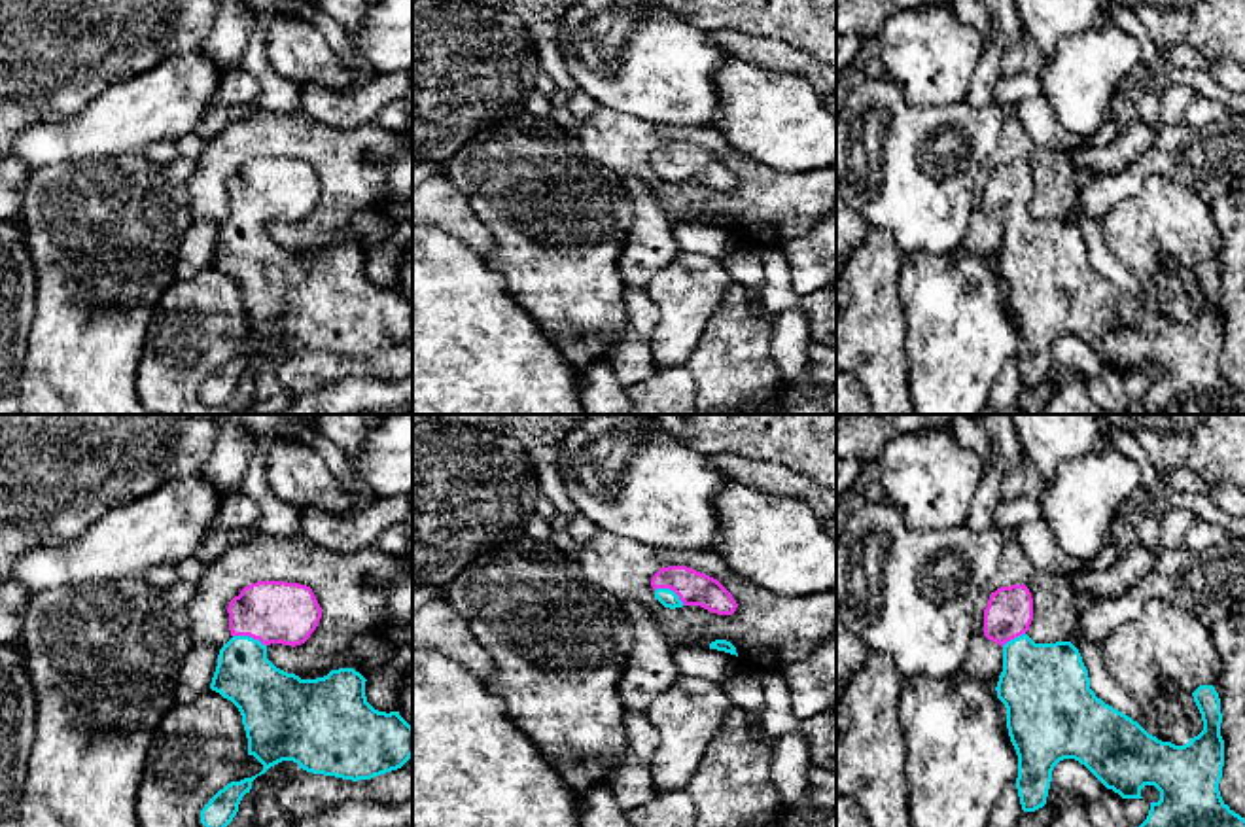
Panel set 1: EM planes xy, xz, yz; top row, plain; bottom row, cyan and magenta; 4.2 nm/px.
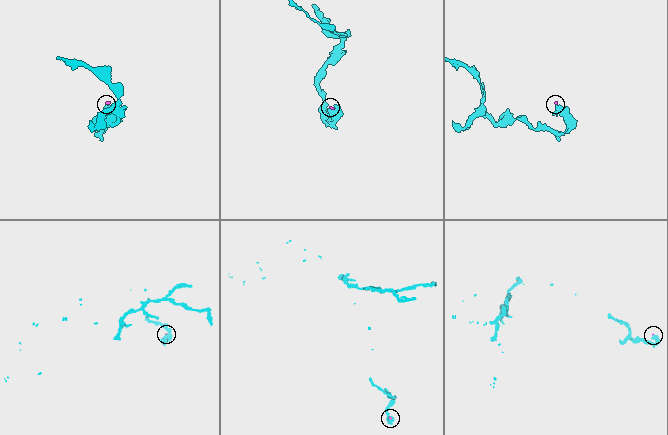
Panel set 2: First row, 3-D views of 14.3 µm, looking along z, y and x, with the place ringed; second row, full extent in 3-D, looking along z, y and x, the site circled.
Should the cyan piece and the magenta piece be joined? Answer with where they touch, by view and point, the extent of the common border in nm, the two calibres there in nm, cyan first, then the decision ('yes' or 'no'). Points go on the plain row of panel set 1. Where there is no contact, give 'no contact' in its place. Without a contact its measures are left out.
meets cyan in xy at (248, 212); contact 150 nm long; 260 nm thick on the cyan side, 280 nm on the other; yes

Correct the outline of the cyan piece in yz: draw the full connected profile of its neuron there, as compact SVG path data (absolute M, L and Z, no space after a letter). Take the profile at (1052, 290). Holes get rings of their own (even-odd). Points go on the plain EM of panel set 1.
M1026 161L991 168L984 185L984 212L1003 223L1003 248L995 267L1007 284L1007 305L1018 331L1016 365L1022 386L1043 384L1054 343L1063 335L1075 335L1122 375L1143 375L1145 361L1160 367L1160 377L1150 378L1147 396L1126 414L1245 414L1245 394L1236 390L1219 367L1224 316L1220 274L1215 263L1200 261L1192 269L1203 307L1184 322L1162 318L1096 273L1082 233L1071 218L1035 220L1026 210L1031 197L1033 174Z

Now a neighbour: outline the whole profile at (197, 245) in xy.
M210 221L191 223L182 238L174 263L174 276L180 282L191 280L210 267L210 259L218 242L218 227Z

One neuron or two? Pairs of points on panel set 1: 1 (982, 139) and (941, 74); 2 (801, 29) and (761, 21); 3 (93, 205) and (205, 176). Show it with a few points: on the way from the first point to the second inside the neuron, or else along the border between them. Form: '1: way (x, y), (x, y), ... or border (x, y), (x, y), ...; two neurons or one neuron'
1: border (965, 99), (954, 105), (914, 106); two neurons
2: way (791, 21), (771, 21); one neuron
3: border (186, 184), (192, 222); two neurons

